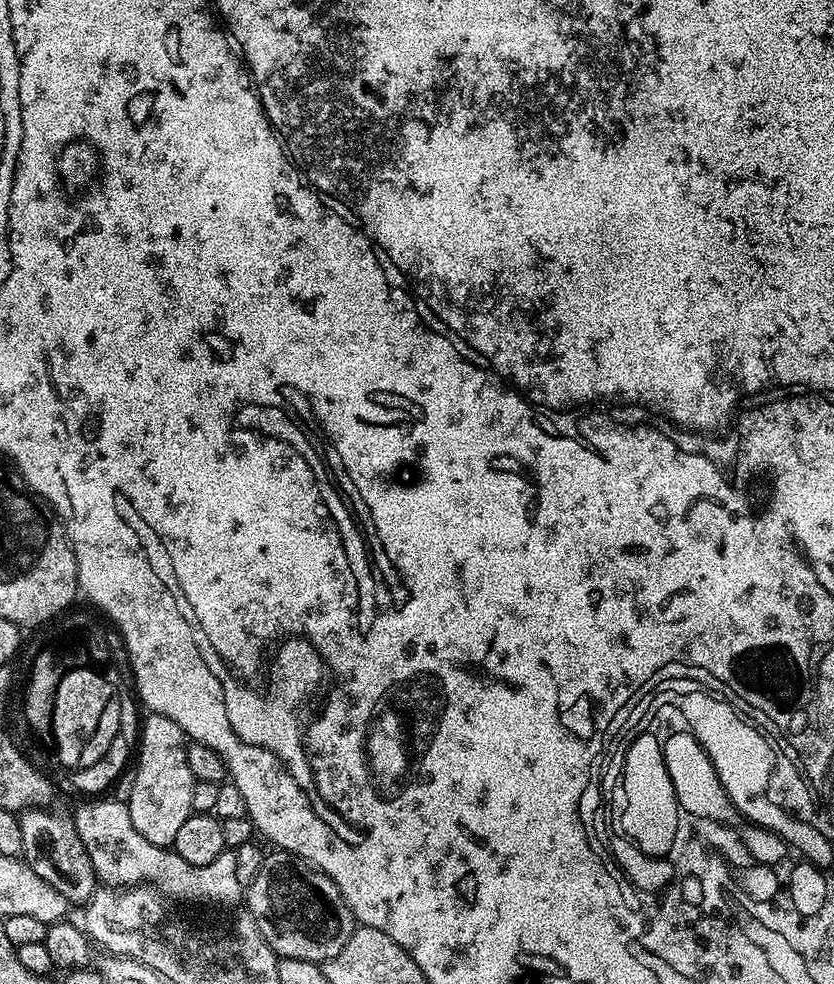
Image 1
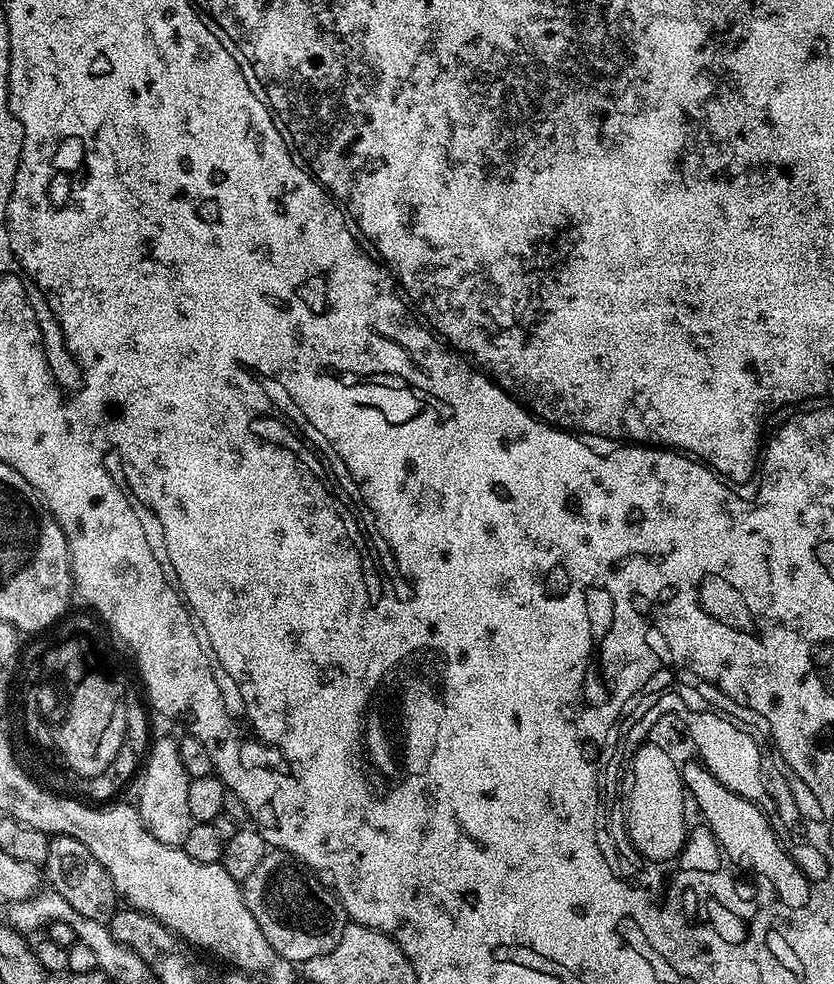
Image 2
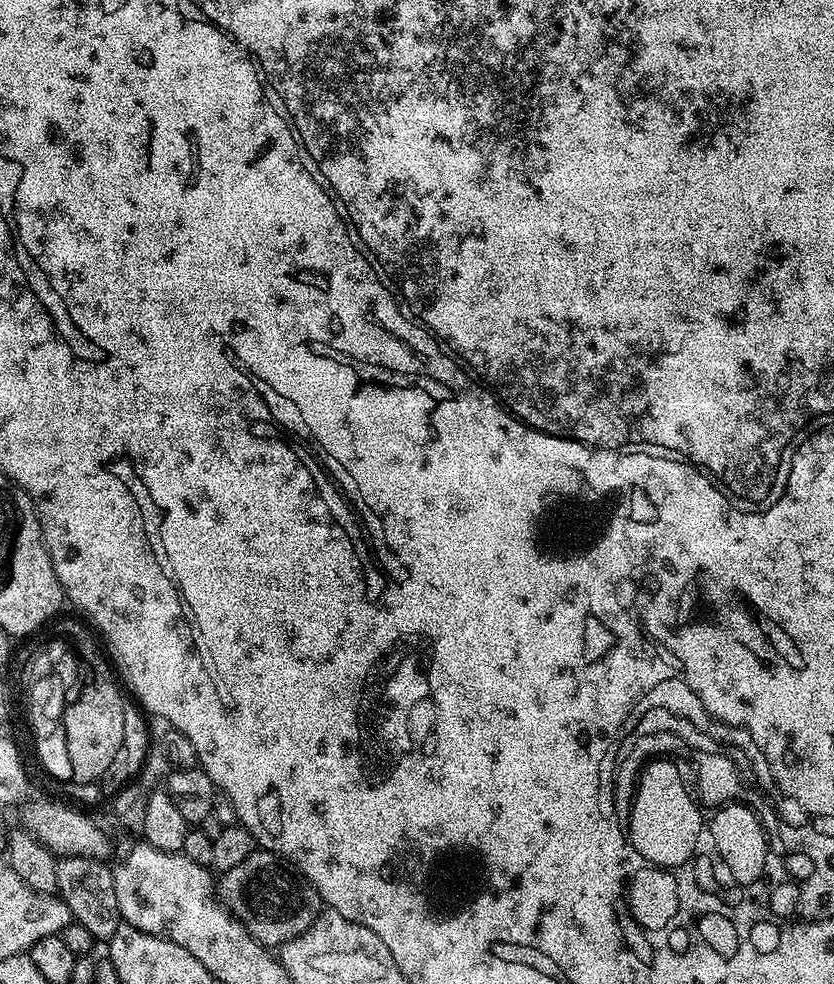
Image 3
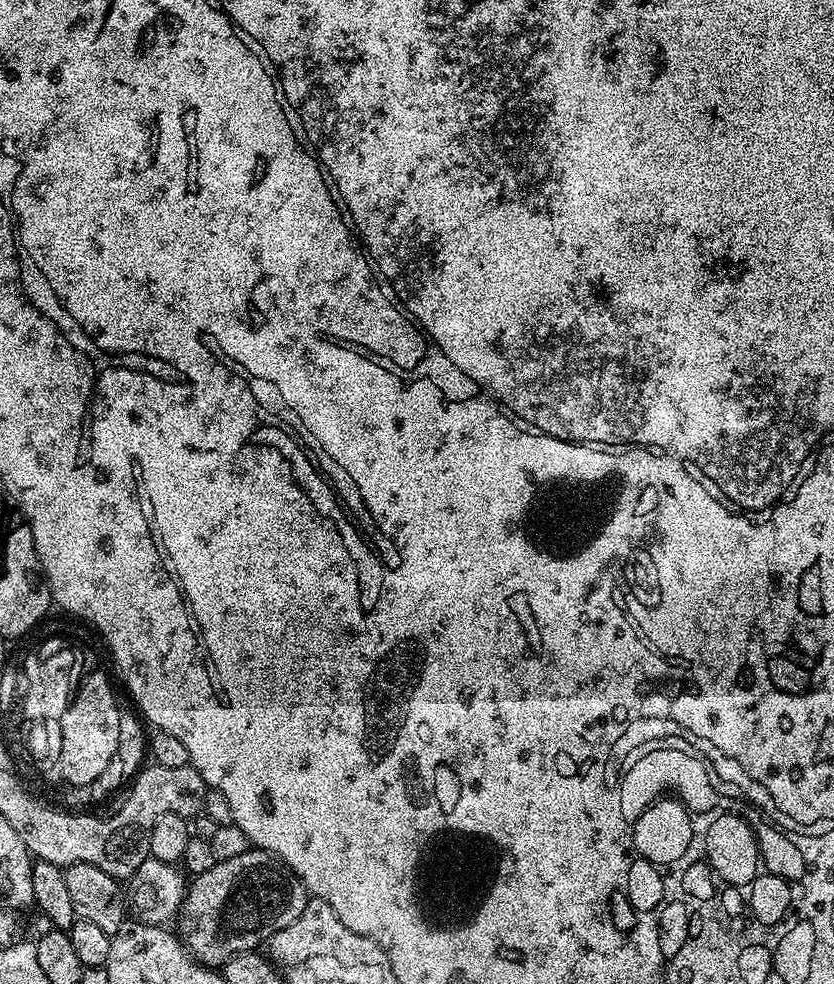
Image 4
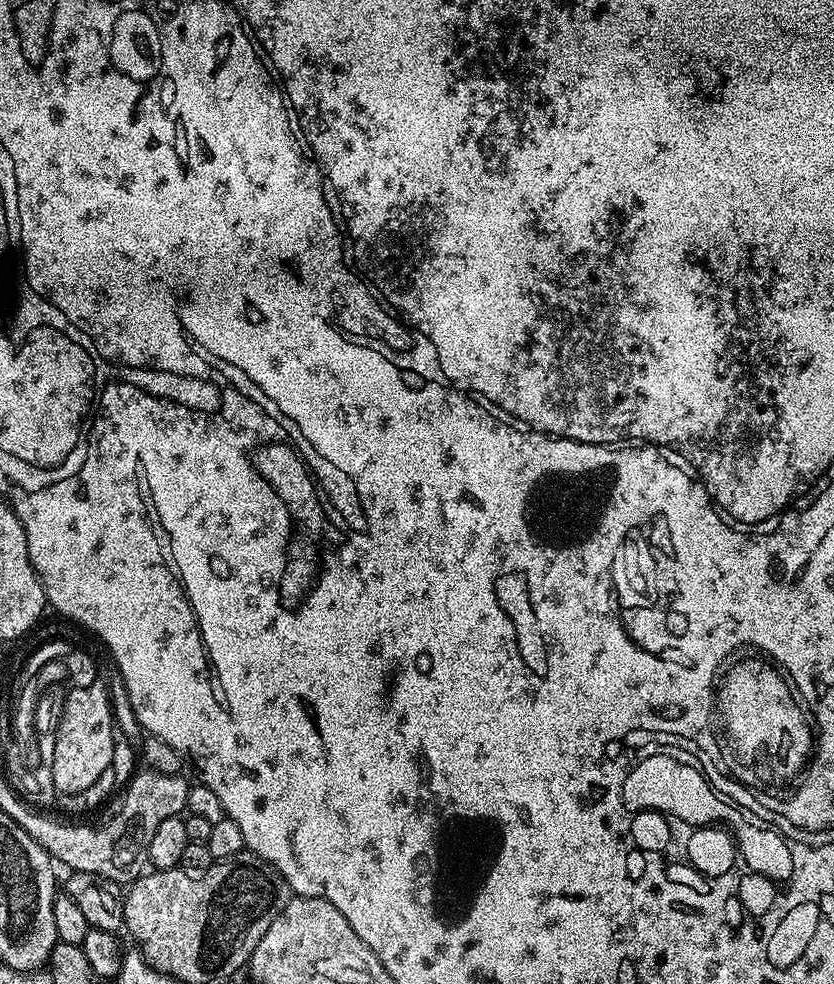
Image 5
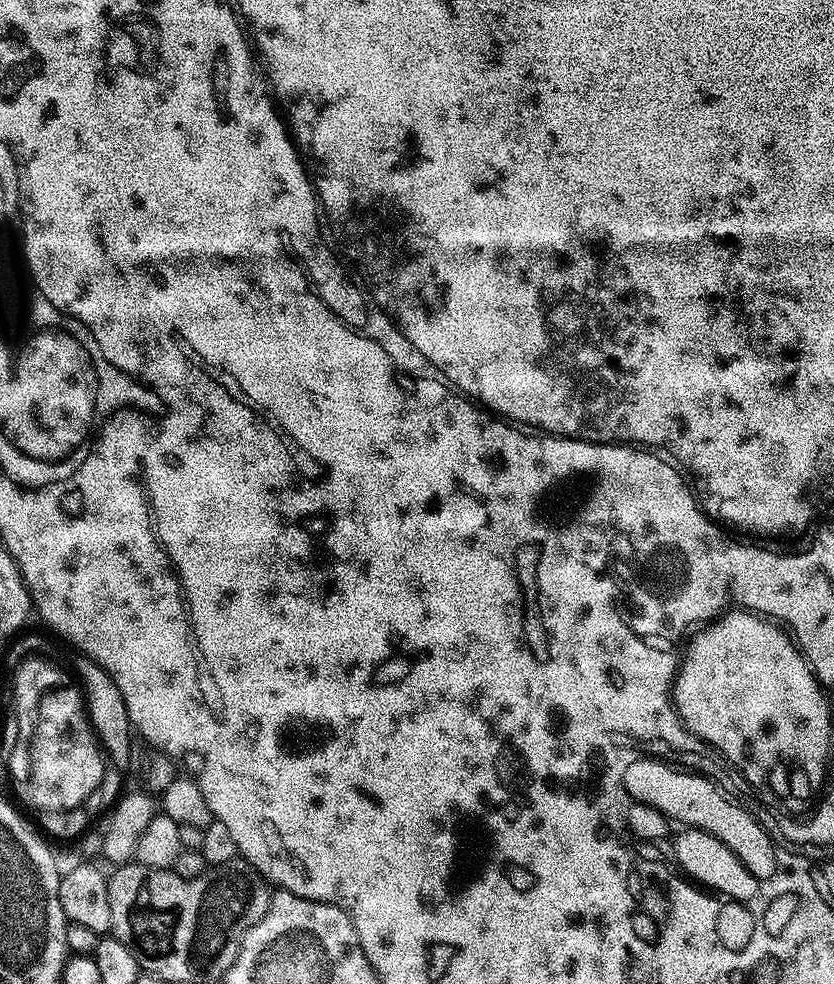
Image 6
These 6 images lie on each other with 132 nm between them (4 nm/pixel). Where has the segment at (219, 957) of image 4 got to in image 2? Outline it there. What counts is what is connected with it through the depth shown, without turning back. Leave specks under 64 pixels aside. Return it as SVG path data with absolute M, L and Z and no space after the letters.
M268 851L262 862L258 862L258 867L250 873L250 878L242 881L242 891L246 910L254 914L254 922L258 922L258 930L266 934L266 942L270 942L274 951L289 960L293 966L302 966L310 958L318 958L338 946L346 927L344 907L331 887L326 886L325 881L315 871L305 870L300 861L294 859L289 852Z

